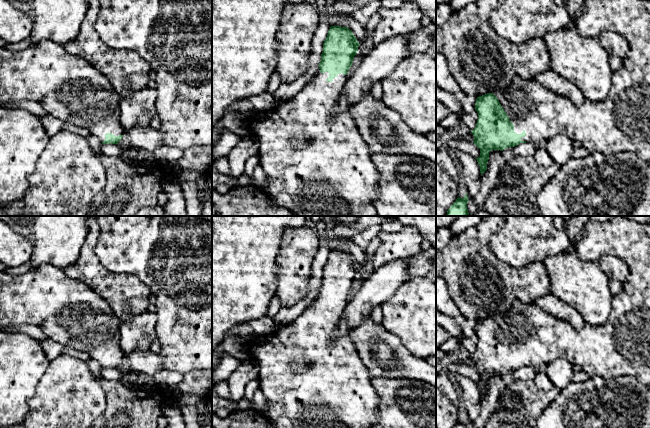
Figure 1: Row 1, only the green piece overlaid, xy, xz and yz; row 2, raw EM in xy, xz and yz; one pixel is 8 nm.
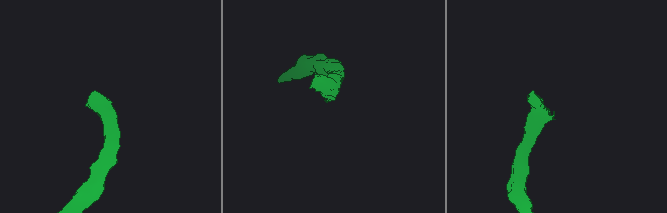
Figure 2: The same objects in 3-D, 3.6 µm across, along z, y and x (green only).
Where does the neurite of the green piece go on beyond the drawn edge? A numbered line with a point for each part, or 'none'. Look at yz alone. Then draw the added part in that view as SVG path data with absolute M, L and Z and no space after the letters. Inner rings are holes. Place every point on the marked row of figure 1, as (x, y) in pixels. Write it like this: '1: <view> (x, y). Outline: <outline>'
1: yz (621, 123). Outline: M586 0L583 4L581 15L576 19L576 28L581 35L595 38L598 38L599 35L604 31L612 31L624 37L629 43L630 50L623 59L622 67L614 72L613 85L608 97L604 101L600 102L585 100L582 105L576 106L568 98L560 96L546 89L543 85L538 83L535 78L527 80L520 77L515 77L512 81L512 84L508 88L496 90L493 92L509 117L510 121L513 123L514 132L521 134L524 131L526 136L522 137L521 140L534 143L536 145L541 145L557 135L566 135L573 142L579 142L591 153L600 152L603 155L608 156L620 152L633 152L641 159L650 161L650 0Z

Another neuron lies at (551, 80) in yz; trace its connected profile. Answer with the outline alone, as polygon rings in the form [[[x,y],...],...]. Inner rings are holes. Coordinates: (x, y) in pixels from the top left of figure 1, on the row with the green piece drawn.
[[[551,69],[540,73],[535,79],[549,91],[568,98],[576,106],[582,105],[585,101],[581,90],[576,85]]]

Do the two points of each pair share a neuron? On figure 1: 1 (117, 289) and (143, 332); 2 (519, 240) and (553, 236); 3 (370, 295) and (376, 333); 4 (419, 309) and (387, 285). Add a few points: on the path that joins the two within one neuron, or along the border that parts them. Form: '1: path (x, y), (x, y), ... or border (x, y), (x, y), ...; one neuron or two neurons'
1: border (132, 318), (121, 322); two neurons
2: path (527, 238), (545, 238); one neuron
3: border (369, 316), (351, 331); two neurons
4: border (410, 278), (402, 283), (381, 304); two neurons

